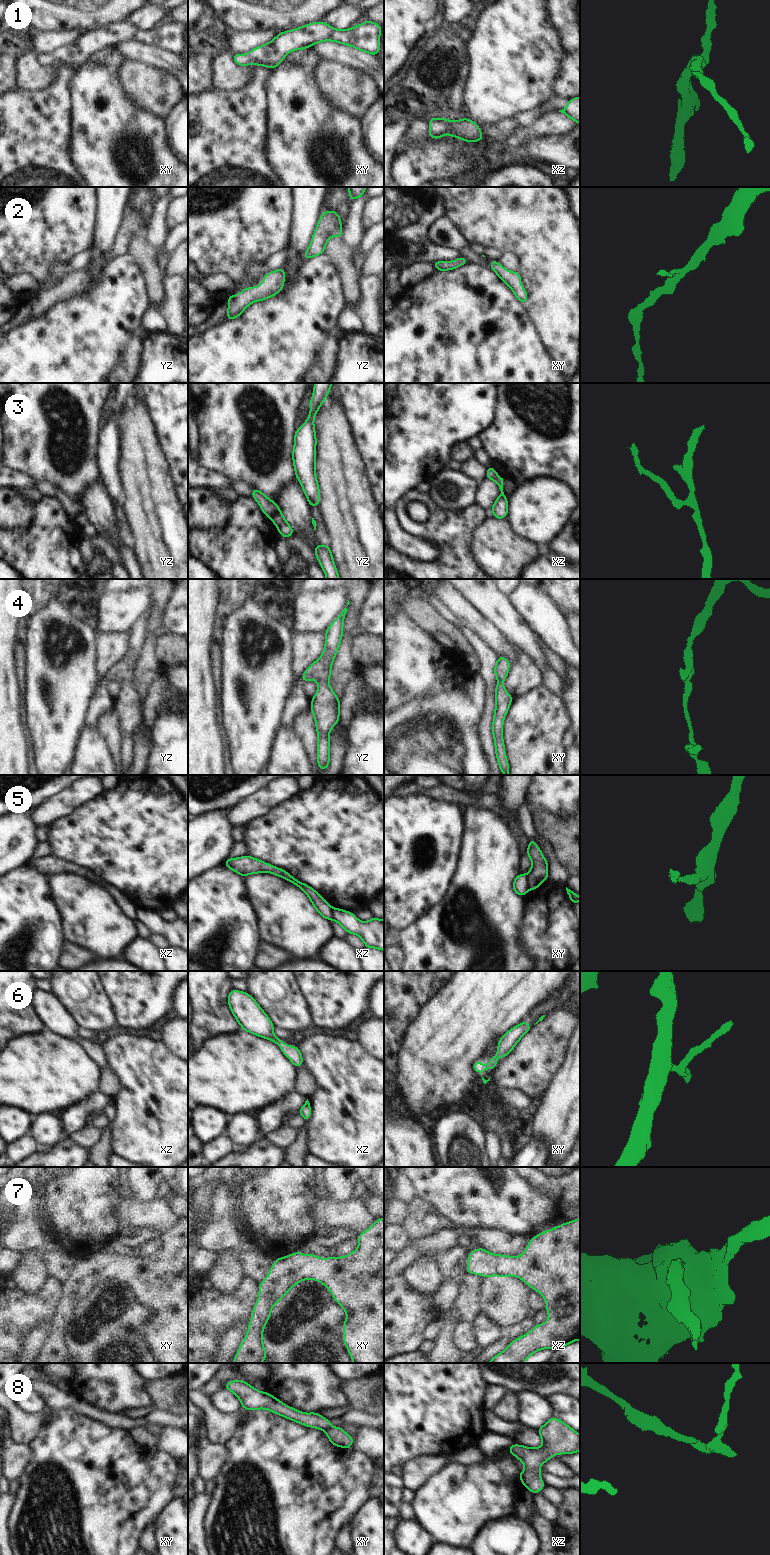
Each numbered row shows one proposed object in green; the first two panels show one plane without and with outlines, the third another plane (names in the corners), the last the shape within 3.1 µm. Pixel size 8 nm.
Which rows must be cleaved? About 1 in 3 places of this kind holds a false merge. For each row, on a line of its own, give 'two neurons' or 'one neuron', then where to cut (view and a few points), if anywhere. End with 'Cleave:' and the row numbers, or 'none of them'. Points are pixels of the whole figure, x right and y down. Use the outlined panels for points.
1: one neuron; no cut
2: one neuron; no cut
3: two neurons; cut in yz along (280, 512), (271, 518)
4: one neuron; no cut
5: two neurons; cut in xy along (526, 875), (529, 888)
6: one neuron; no cut
7: one neuron; no cut
8: two neurons; cut in xy along (330, 1426), (324, 1431)
Cleave: 3, 5, 8

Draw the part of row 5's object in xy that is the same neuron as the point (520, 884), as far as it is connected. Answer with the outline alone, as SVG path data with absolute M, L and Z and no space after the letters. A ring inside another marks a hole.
M519 873L513 881L513 890L518 896L524 896L528 891L528 876Z

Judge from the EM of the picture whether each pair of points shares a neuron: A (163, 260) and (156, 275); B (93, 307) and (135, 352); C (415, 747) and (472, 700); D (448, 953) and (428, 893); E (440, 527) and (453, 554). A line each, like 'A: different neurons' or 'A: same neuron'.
A: different neurons
B: different neurons
C: same neuron
D: different neurons
E: same neuron

